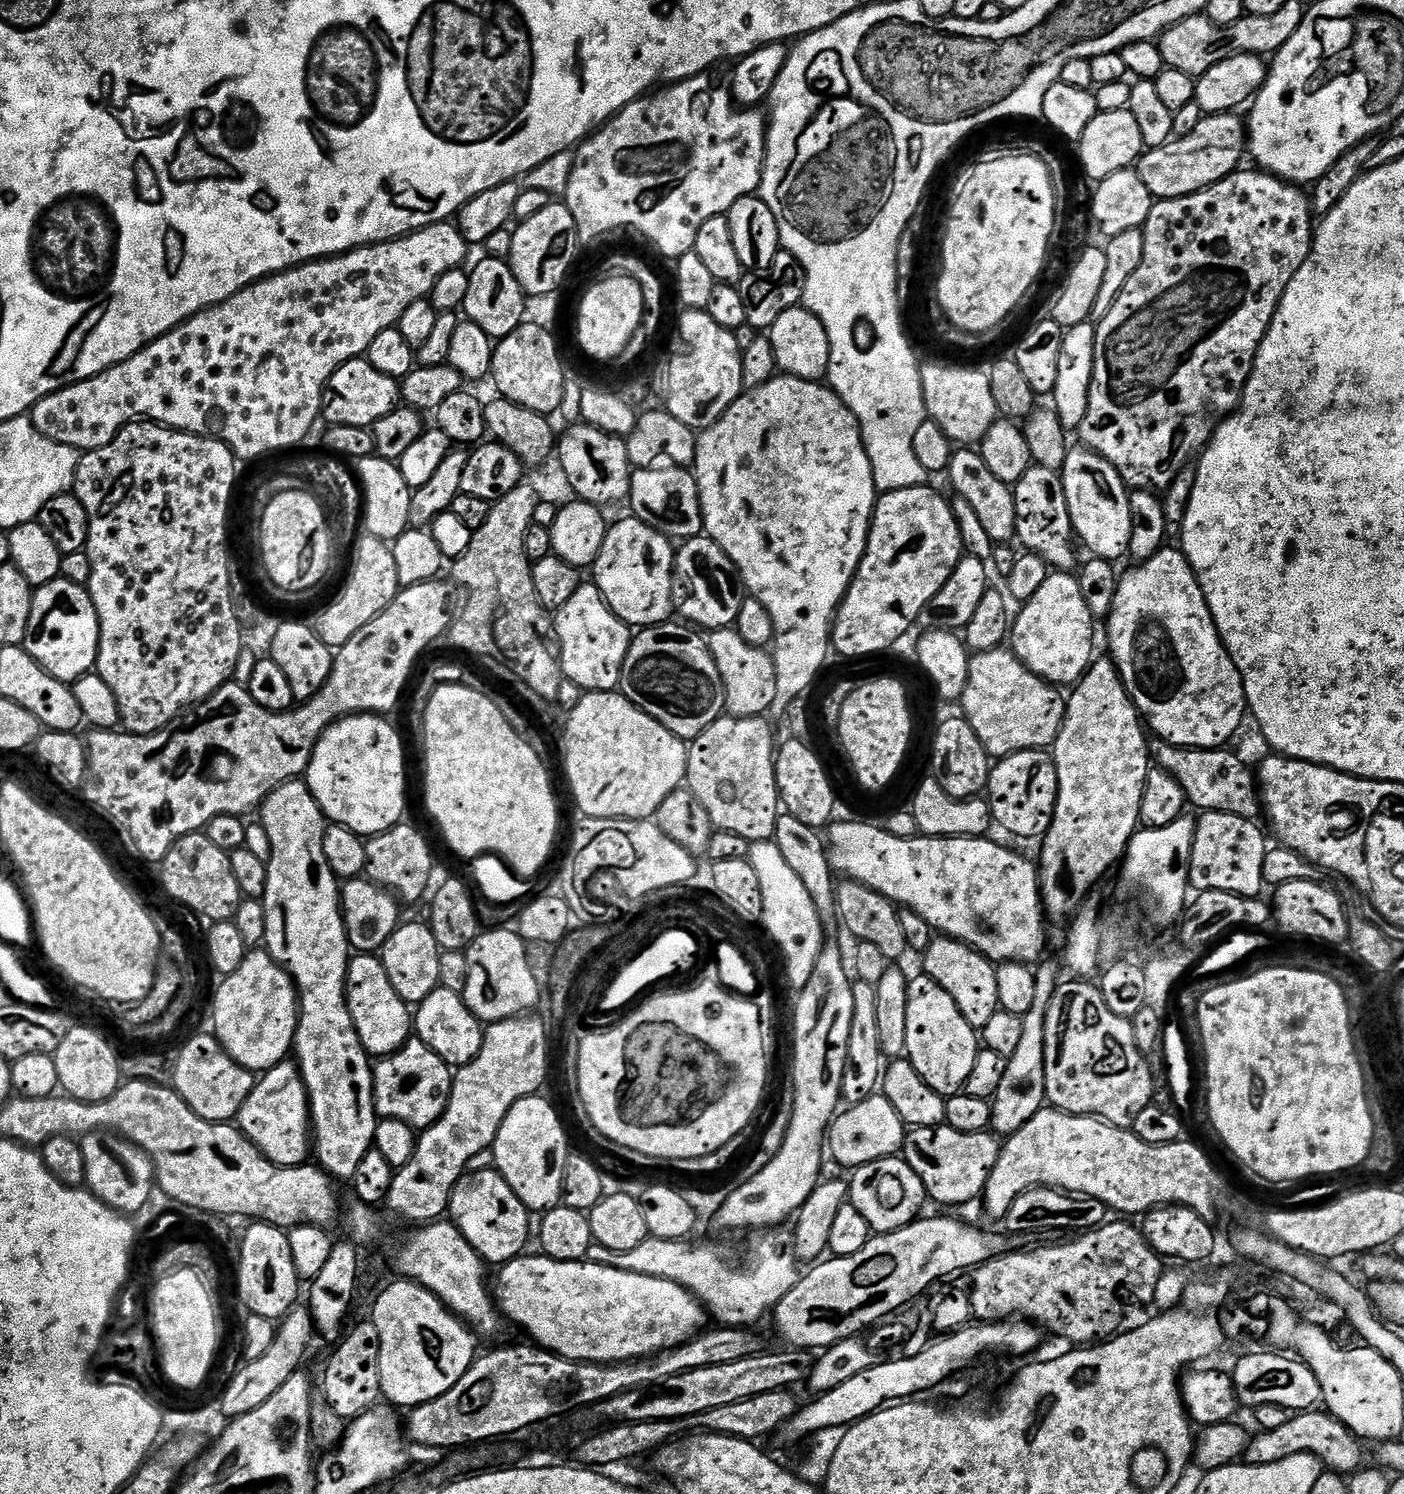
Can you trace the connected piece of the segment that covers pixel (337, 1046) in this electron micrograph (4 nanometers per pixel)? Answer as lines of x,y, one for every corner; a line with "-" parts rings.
300,778
287,780
282,786
275,788
260,805
258,815
258,823
266,830
266,838
272,847
262,901
266,910
263,947
288,971
298,989
300,1021
296,1027
294,1059
300,1066
308,1091
314,1156
317,1156
315,1159
319,1167
329,1176
337,1181
348,1182
351,1181
354,1170
358,1170
362,1158
366,1158
368,1151
375,1145
378,1117
372,1085
374,1064
358,1038
358,1030
348,1009
348,995
344,993
350,945
344,925
342,884
336,879
334,870
330,870
330,862
326,862
326,850
322,850
326,817
307,783

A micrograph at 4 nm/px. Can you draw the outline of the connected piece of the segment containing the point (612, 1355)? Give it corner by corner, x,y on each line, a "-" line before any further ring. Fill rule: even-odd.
521,1254
516,1259
499,1265
497,1272
500,1273
497,1274
496,1280
494,1276
494,1299
499,1311
507,1319
509,1316
518,1327
525,1328
536,1339
533,1341
547,1352
565,1356
567,1360
584,1360
587,1364
622,1364
625,1360
643,1360
661,1352
666,1352
670,1348
677,1348
680,1344
692,1339
705,1327
704,1316
706,1320
706,1309
704,1305
692,1293
687,1292
681,1284
676,1283
675,1280
664,1280
661,1276
646,1276
642,1272
627,1272
621,1268
614,1268
611,1264
594,1264
583,1260
558,1262
543,1254
528,1255

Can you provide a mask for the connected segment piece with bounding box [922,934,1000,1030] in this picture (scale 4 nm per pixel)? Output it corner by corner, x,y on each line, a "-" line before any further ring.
937,935
930,942
930,946
922,953
924,960
923,975
938,982
950,998
954,998
954,1006
962,1010
962,1018
970,1022
974,1029
981,1029
994,1018
994,1014
1000,1011
998,1002
998,978
996,977
997,965
985,958
982,953
975,952
969,944
960,940
954,940
950,936

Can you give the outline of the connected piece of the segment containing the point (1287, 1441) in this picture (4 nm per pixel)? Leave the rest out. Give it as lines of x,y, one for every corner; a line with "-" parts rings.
1309,1410
1289,1415
1287,1418
1289,1420
1285,1424
1280,1424
1277,1428
1268,1428
1249,1439
1243,1455
1247,1463
1269,1464
1282,1462
1282,1458
1291,1456
1315,1456
1325,1469
1341,1474
1360,1471
1365,1463
1365,1445
1359,1436
1351,1432
1342,1422
1335,1420
1327,1411

